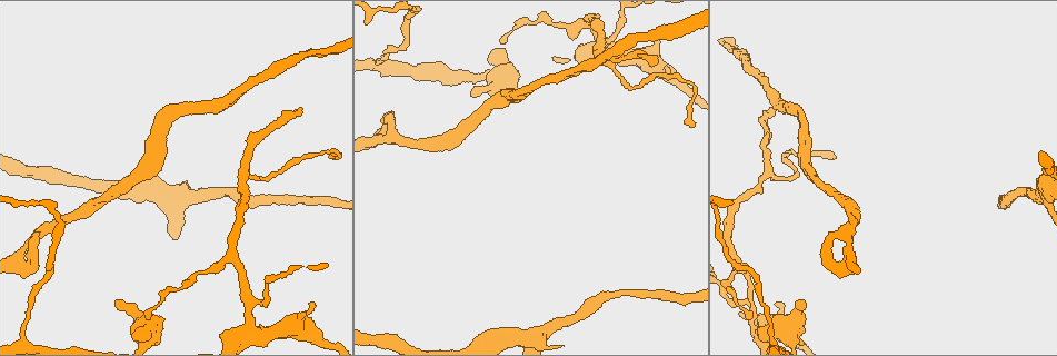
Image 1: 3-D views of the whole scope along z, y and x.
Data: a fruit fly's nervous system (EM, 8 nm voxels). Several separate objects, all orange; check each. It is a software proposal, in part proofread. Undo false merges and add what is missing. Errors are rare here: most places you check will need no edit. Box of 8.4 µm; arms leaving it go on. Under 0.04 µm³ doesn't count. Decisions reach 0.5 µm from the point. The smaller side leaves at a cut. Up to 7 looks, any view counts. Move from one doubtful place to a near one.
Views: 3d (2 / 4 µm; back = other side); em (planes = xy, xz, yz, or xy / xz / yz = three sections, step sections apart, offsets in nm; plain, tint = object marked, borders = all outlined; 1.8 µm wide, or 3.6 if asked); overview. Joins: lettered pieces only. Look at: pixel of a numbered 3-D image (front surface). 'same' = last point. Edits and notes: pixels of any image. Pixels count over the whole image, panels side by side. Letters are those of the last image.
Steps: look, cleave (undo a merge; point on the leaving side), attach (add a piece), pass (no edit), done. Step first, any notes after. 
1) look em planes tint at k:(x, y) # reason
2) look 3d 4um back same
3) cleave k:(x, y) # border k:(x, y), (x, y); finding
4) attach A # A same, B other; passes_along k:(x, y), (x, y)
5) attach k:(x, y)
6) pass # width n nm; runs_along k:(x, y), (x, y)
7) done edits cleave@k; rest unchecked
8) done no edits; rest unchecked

look em yz step 8 borders at 1:(311, 305) # tapers out

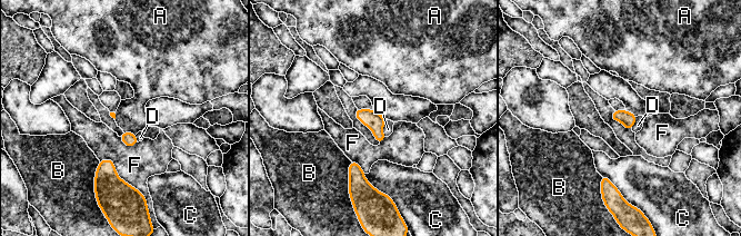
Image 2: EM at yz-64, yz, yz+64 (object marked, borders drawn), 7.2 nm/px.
pass # width 90 nm; longest_contact F 380 nm; A other, B other, C other, D other, F other; none of them fits

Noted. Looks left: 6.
look 3d 4um at 1:(114, 304) # branch stops here

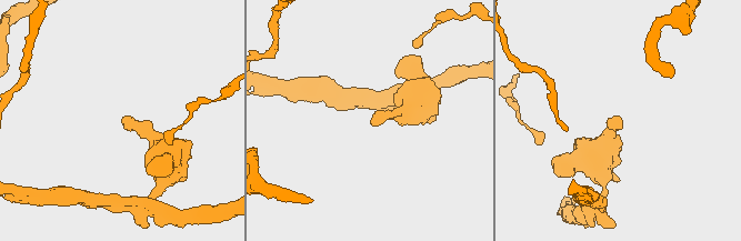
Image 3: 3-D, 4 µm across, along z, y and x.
look em xz step 4 tint at 3:(617, 122) # need the tissue

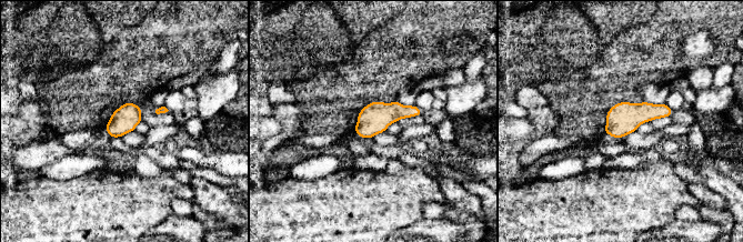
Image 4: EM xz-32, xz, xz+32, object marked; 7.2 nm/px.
look em planes borders same

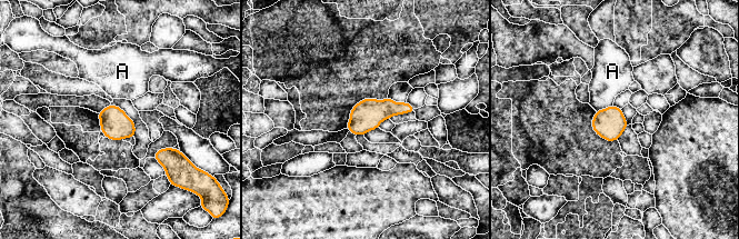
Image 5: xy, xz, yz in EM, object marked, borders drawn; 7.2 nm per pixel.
pass # A other; border 5:(612, 103), (596, 111); none of them fits

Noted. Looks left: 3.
look em planes tint at 1:(300, 108) # tapers out

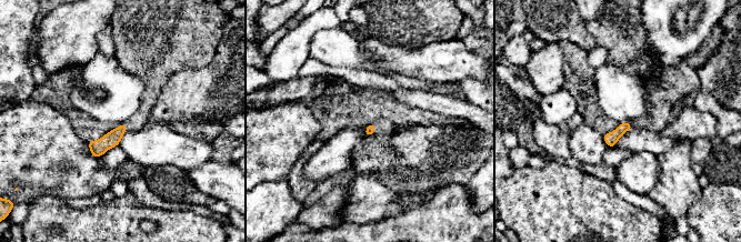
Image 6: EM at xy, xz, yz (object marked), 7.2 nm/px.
look em planes borders same # see the neighbours

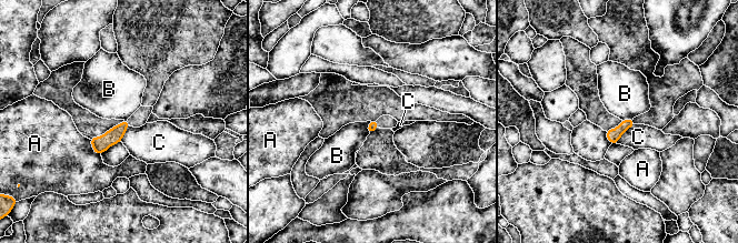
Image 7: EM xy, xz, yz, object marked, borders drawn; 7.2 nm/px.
pass # width 70 nm; A other, B other, C other; border 7:(370, 121), (367, 128), (368, 133); none of them fits

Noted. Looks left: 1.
done no edits; rest unchecked

